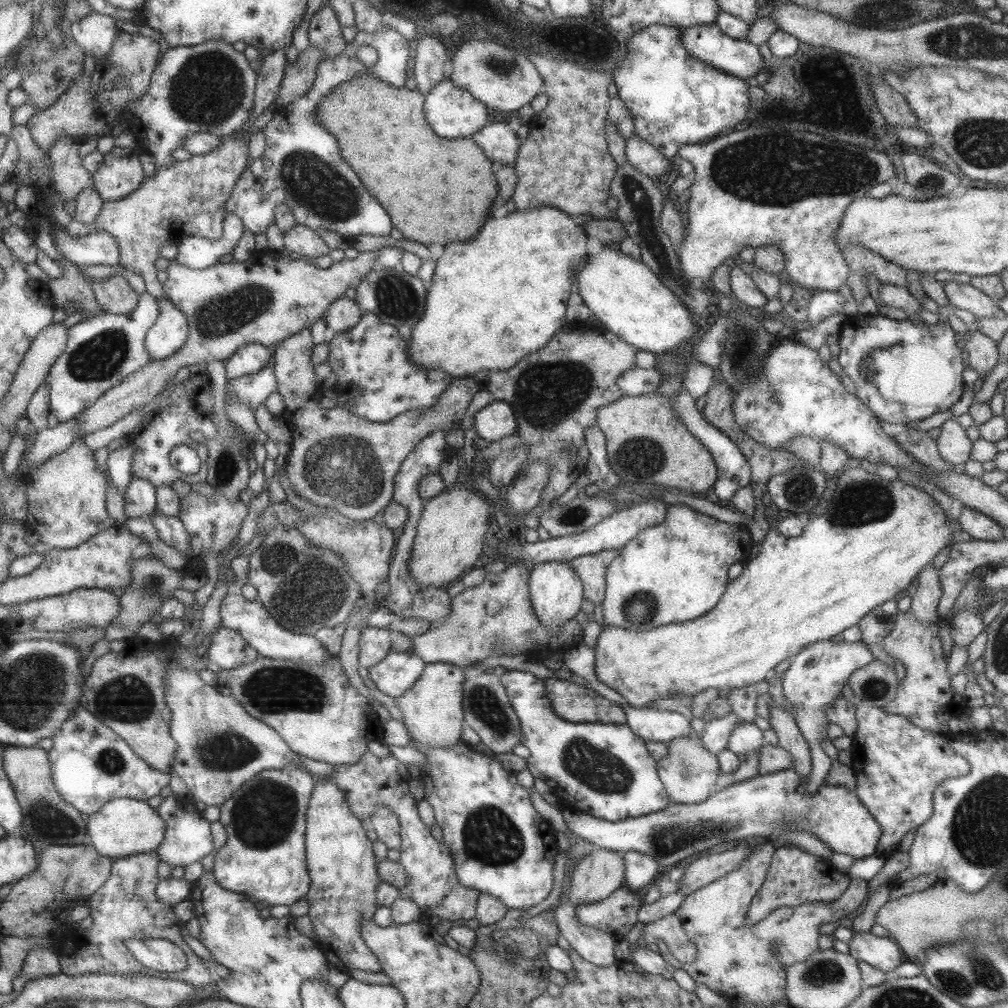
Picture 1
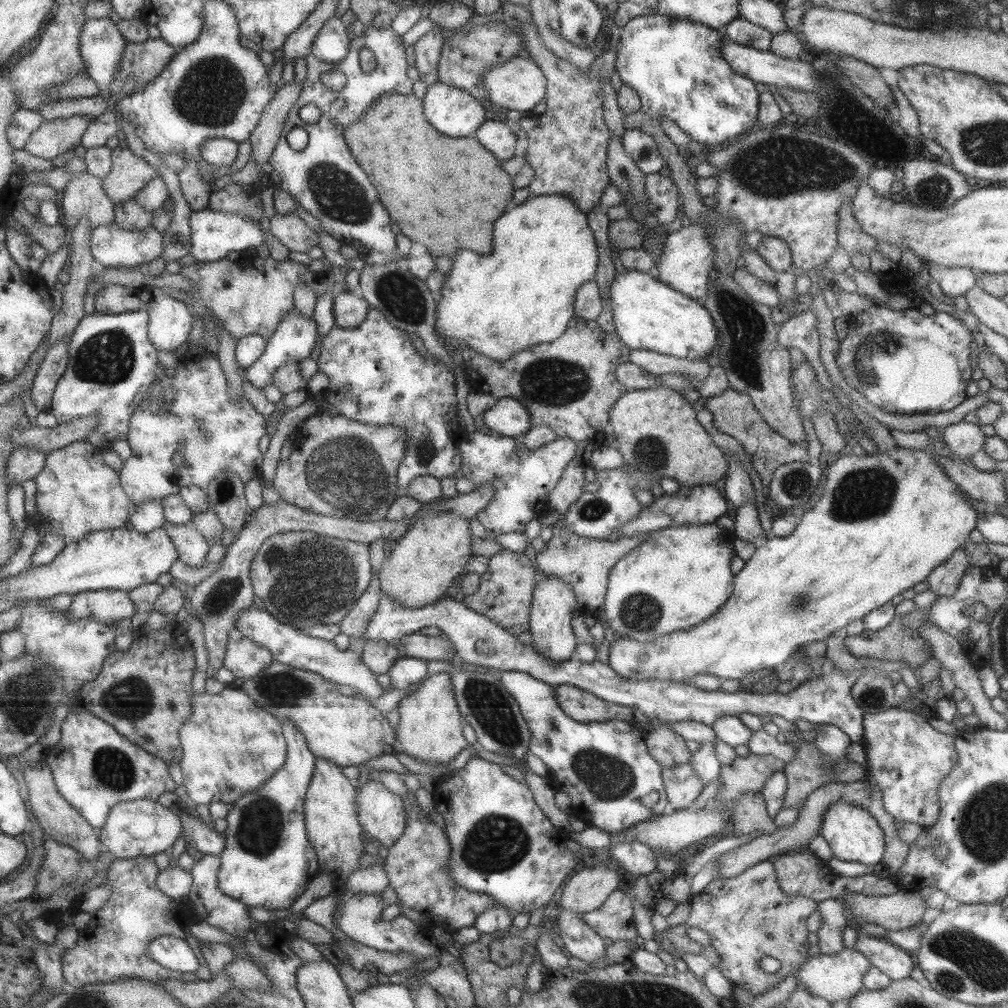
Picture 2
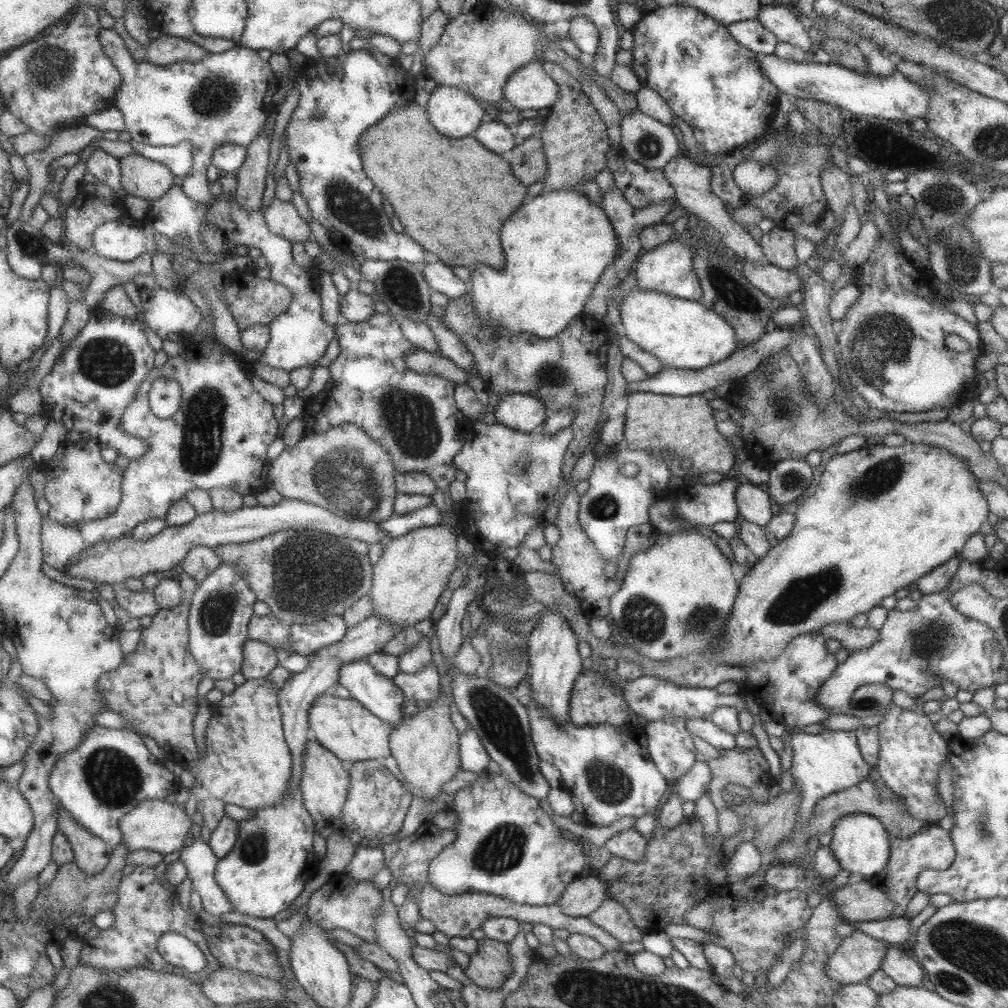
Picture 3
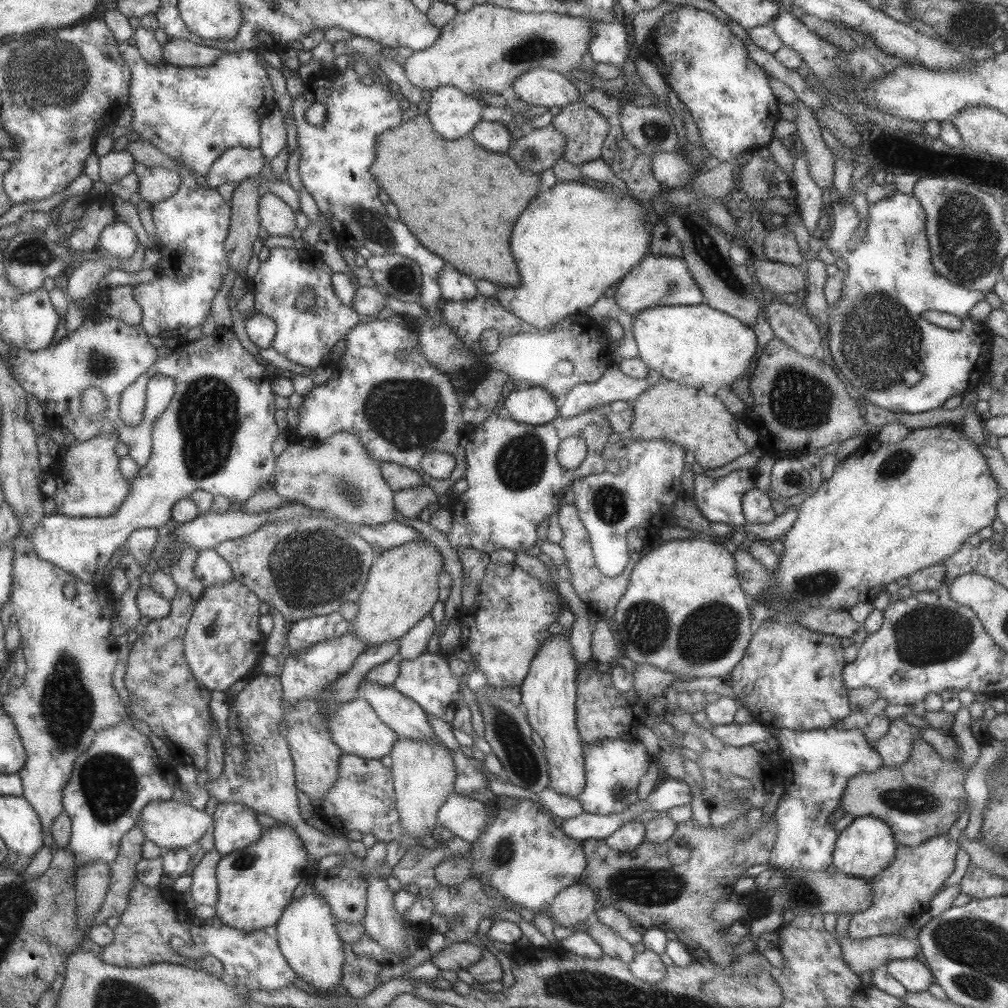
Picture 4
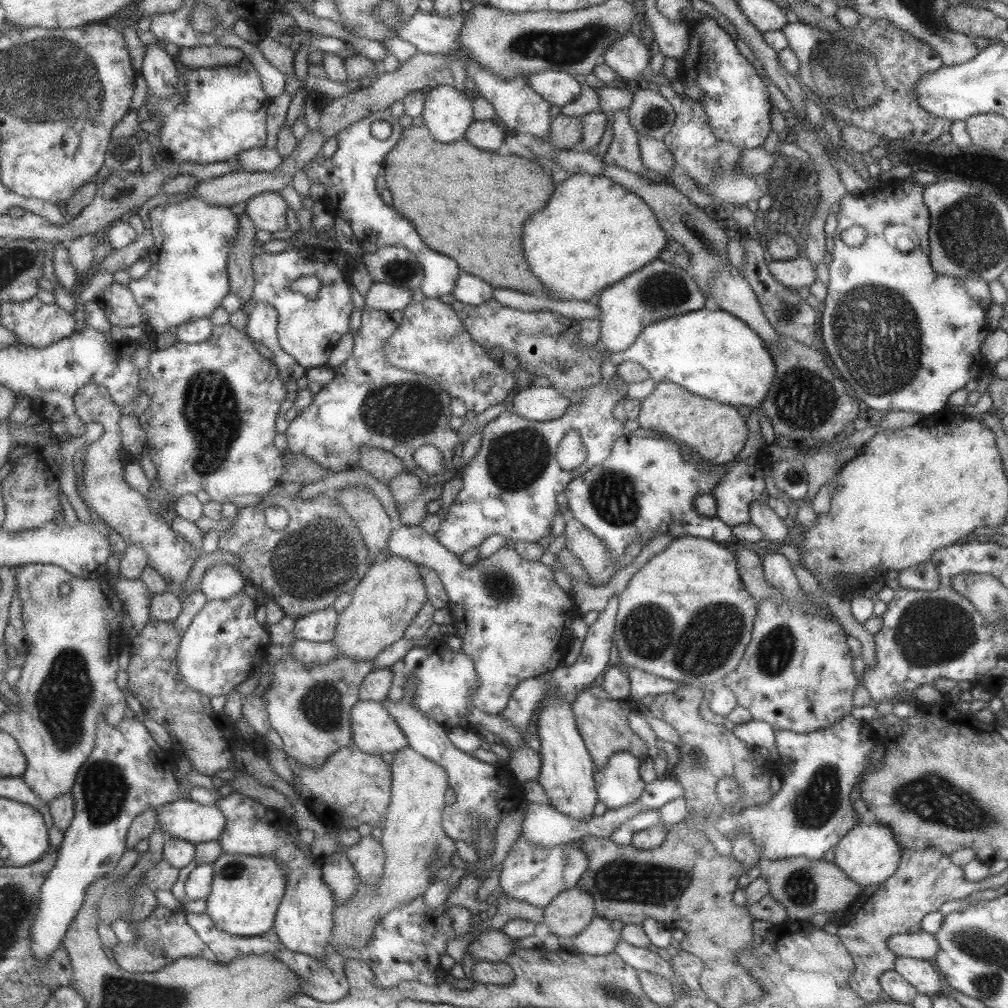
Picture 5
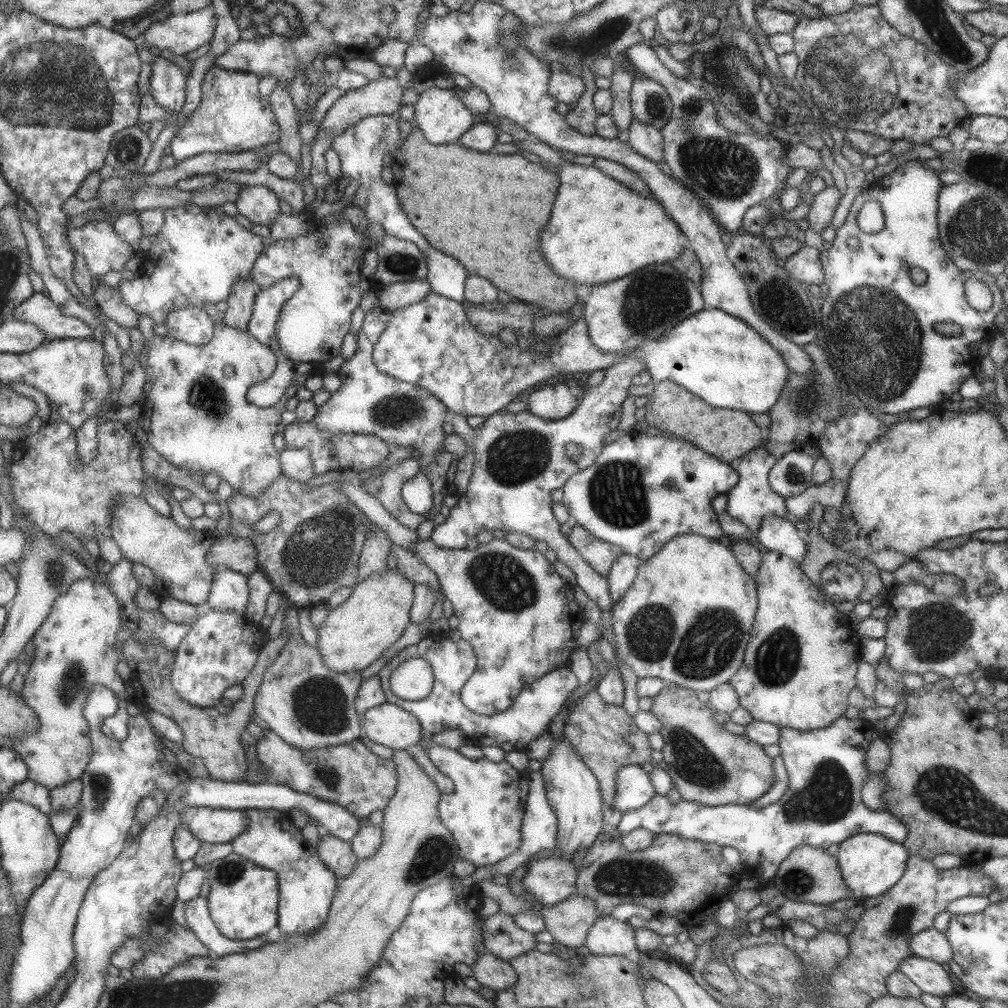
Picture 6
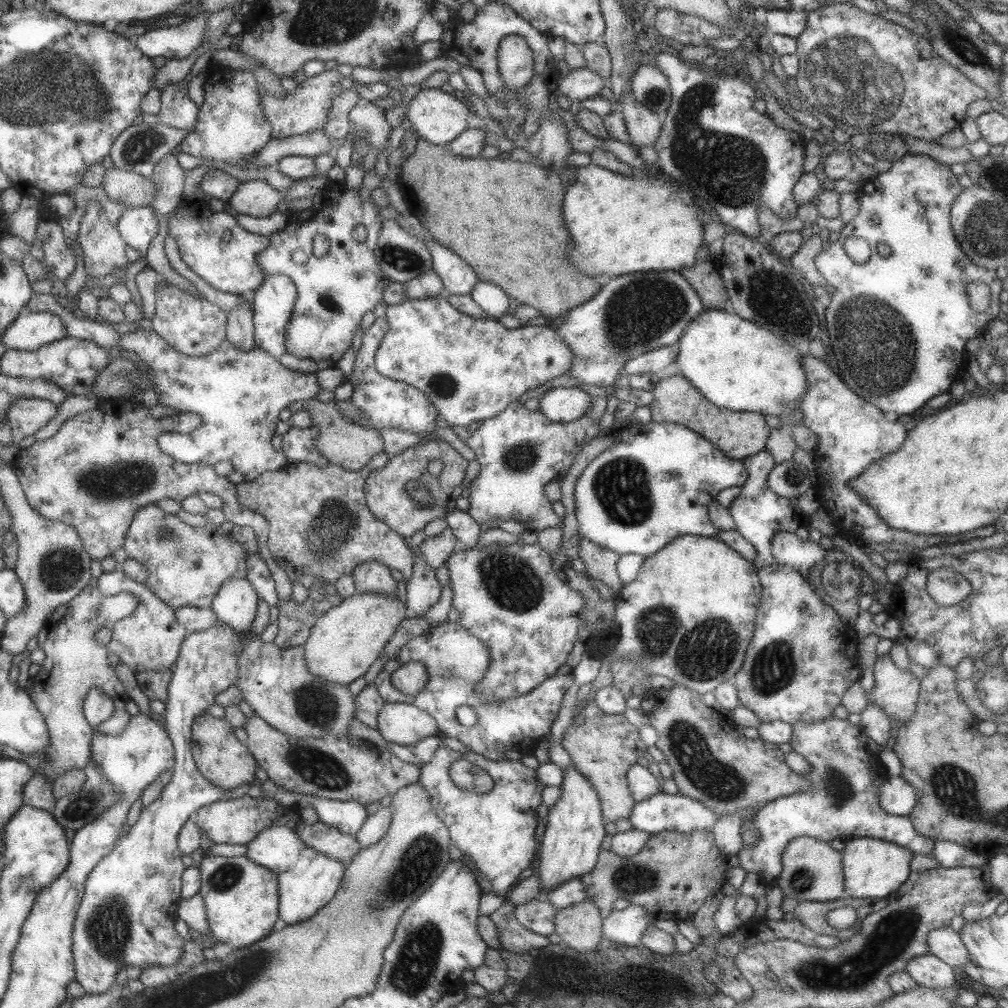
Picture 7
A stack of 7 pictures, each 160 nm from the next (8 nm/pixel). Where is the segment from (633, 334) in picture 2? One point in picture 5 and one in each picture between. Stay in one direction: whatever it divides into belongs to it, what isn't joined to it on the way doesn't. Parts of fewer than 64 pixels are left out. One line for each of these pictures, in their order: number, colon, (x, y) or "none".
3: (683, 334)
4: (698, 346)
5: (709, 352)

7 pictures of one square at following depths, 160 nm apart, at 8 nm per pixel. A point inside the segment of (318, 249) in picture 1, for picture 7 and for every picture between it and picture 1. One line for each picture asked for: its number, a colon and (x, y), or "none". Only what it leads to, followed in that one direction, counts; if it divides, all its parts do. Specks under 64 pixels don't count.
2: (291, 231)
3: (281, 219)
4: (277, 218)
5: (266, 211)
6: (259, 205)
7: (256, 198)

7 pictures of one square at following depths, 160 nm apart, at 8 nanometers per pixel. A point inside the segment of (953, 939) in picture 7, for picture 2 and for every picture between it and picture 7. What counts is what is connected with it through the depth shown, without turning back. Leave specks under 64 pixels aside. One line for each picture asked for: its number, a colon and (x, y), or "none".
2: (834, 977)
3: (858, 956)
4: (874, 952)
5: (919, 945)
6: (929, 944)

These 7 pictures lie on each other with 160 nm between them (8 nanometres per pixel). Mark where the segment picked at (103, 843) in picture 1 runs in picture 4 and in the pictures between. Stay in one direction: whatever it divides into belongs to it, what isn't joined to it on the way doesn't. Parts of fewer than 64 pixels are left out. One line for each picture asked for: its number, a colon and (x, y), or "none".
2: (142, 827)
3: (156, 825)
4: (169, 824)

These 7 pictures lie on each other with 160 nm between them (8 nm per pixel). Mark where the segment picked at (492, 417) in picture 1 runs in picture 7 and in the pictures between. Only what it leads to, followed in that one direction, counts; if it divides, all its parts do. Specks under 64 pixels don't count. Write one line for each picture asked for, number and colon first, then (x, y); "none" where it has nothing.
2: (507, 417)
3: (524, 413)
4: (534, 406)
5: (542, 404)
6: (552, 402)
7: (558, 404)

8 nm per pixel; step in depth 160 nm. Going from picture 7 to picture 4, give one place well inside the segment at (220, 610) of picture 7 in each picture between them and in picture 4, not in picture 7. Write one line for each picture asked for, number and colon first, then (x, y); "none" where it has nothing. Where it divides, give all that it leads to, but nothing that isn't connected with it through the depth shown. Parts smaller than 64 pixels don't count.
4: (209, 568)
5: (220, 580)
6: (229, 590)

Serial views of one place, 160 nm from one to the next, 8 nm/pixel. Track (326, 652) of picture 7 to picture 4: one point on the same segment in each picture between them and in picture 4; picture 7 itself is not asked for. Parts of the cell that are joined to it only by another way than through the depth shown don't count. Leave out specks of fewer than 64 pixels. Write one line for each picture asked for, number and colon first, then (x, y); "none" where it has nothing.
4: (402, 585)
5: (387, 598)
6: (354, 634)

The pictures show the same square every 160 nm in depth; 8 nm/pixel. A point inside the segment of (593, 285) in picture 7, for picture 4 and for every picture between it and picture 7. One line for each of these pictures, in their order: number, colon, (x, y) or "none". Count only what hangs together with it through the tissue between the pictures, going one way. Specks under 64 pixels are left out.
4: (480, 193)
5: (468, 204)
6: (486, 210)

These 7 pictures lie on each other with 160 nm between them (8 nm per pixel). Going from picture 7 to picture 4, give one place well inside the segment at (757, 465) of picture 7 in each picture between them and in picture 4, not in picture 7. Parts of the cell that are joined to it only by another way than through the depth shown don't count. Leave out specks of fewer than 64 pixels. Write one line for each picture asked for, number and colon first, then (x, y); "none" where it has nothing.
4: (718, 499)
5: (742, 482)
6: (751, 499)

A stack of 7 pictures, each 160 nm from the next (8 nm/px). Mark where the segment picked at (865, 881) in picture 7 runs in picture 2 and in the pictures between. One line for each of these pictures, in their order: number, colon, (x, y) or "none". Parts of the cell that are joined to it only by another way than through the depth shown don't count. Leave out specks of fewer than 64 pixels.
2: (852, 834)
3: (860, 844)
4: (866, 846)
5: (868, 853)
6: (869, 863)

